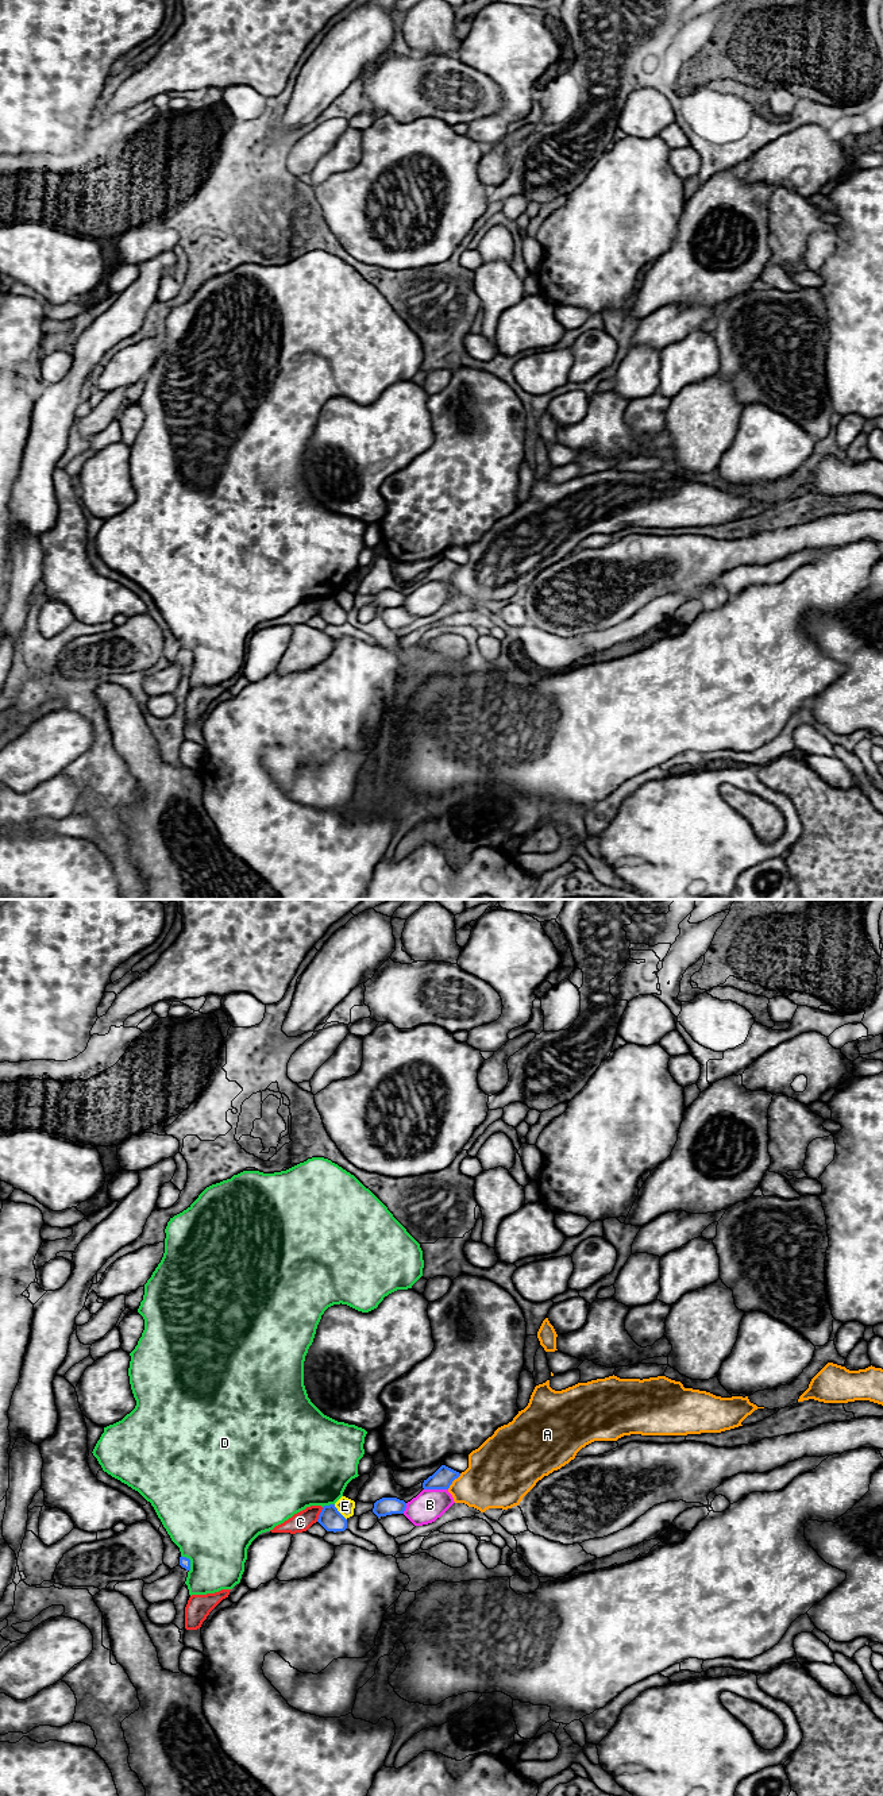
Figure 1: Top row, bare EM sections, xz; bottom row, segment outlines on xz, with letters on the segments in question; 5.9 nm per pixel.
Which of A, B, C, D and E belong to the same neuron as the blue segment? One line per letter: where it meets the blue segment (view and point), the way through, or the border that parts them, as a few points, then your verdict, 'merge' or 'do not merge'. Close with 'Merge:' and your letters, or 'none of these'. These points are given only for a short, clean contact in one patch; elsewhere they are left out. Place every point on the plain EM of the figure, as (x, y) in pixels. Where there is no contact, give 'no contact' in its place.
A: contact xz (452, 573); do not merge
B: contact xz (436, 581); do not merge
C: contact xz (320, 606); do not merge
D: contact xz (189, 654); do not merge
E: contact xz (339, 605); do not merge
Merge: none of these

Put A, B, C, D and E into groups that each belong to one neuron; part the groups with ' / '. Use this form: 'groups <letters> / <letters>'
groups A / B / C / D / E

